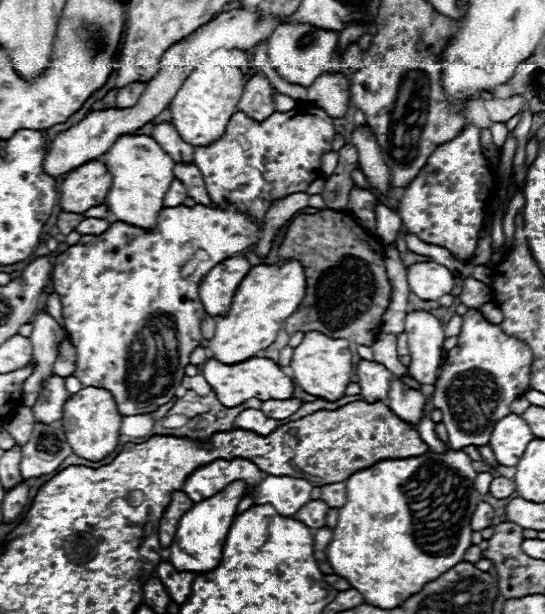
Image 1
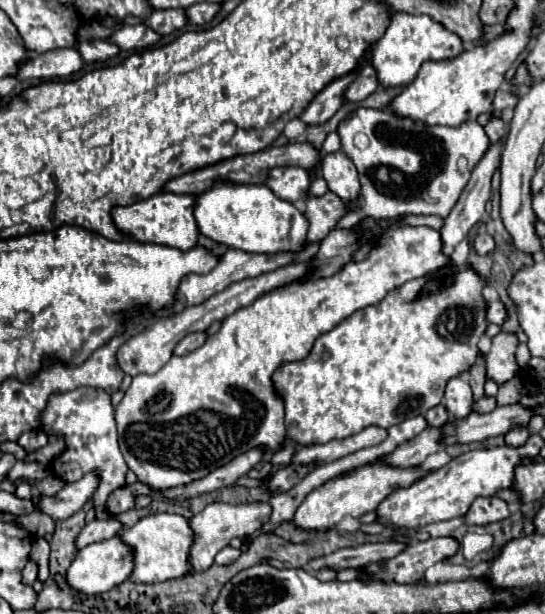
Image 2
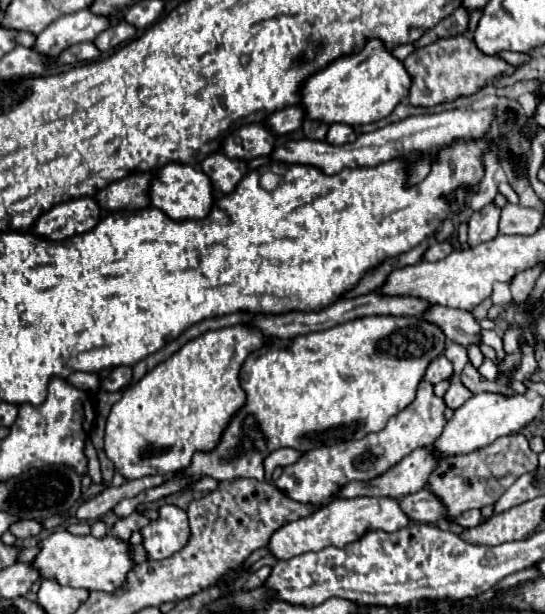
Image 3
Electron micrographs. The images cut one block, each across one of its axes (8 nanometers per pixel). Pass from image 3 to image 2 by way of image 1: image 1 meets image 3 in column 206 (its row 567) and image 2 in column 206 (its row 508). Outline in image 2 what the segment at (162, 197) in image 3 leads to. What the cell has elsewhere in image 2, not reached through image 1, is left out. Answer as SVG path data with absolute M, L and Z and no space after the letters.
M216 182L212 190L196 194L194 216L198 230L210 240L238 248L244 252L276 254L286 250L302 250L308 230L306 216L290 202L280 200L268 186L232 186L232 182Z

